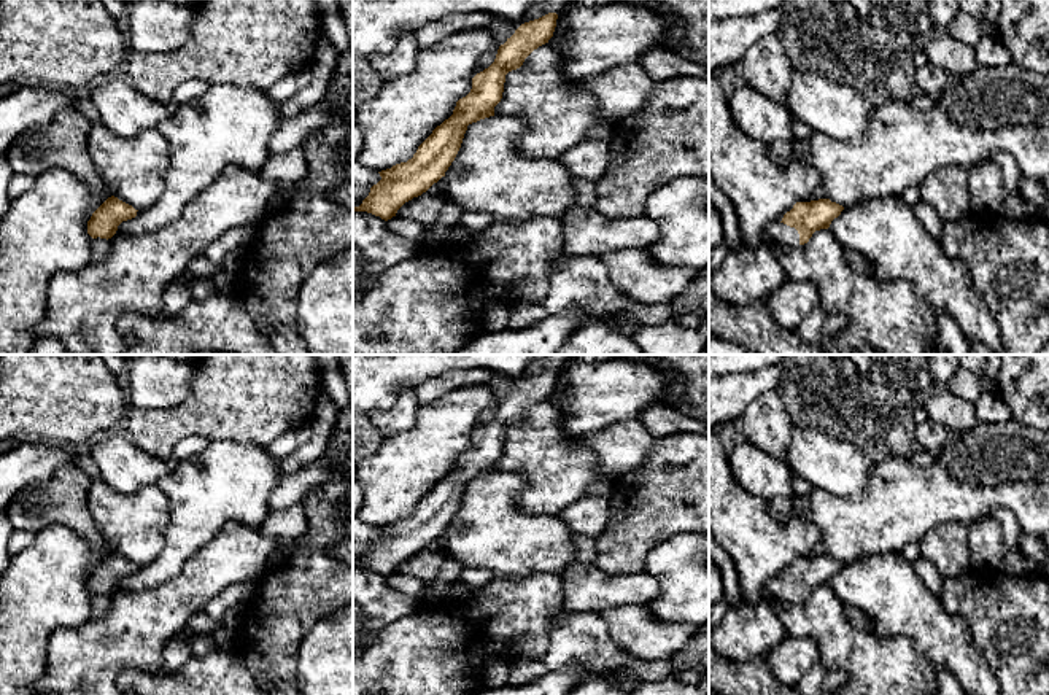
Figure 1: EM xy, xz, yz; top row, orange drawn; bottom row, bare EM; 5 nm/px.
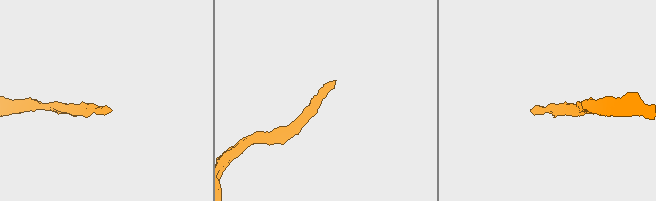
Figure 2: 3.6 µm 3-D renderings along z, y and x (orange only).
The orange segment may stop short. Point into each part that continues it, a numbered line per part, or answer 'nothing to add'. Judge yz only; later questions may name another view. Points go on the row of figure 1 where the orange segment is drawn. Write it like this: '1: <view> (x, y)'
1: yz (781, 234)

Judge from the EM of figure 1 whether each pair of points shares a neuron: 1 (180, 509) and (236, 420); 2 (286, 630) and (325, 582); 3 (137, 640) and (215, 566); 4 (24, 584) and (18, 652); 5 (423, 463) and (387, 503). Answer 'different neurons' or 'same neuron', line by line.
1: different neurons
2: same neuron
3: same neuron
4: same neuron
5: same neuron

